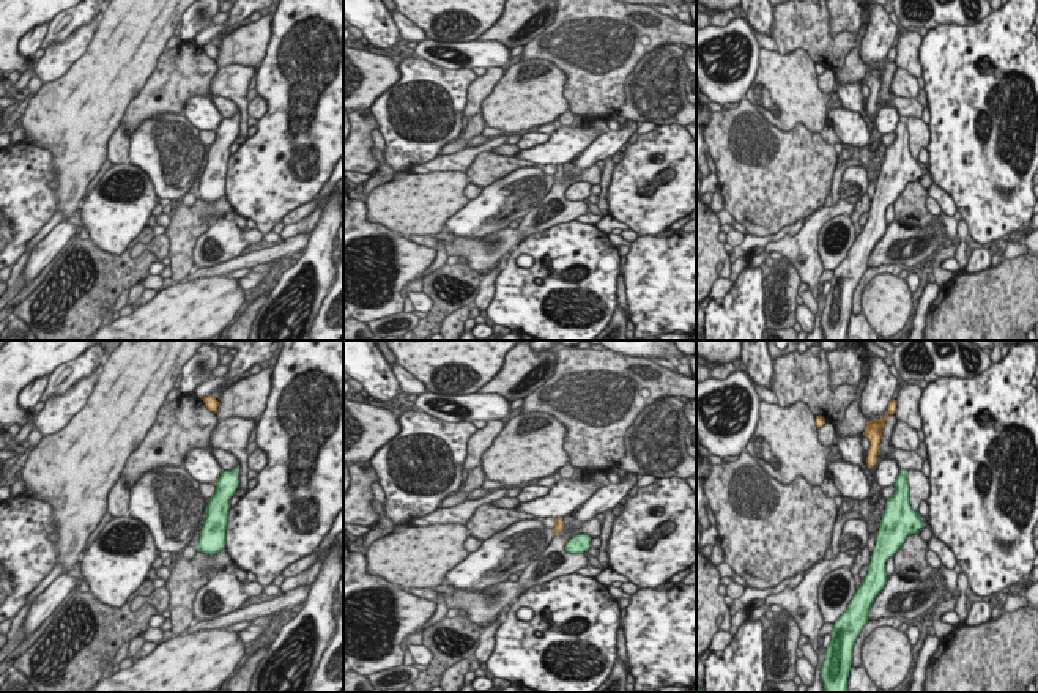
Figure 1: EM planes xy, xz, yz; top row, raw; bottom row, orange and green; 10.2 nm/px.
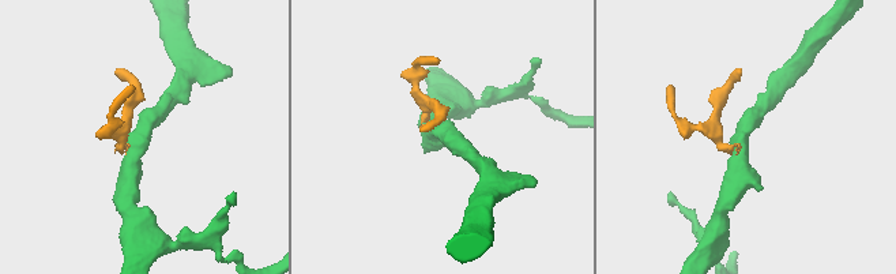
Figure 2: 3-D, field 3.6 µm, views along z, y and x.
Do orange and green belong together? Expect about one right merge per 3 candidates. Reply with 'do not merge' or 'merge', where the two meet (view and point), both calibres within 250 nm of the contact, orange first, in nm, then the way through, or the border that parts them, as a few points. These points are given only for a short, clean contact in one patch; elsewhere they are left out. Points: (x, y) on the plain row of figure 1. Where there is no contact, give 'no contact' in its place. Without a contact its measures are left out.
do not merge; meets orange in xz at (566, 189); 30 nm thick on the orange side, 190 nm on the other; border along xz (567, 188), (564, 191)

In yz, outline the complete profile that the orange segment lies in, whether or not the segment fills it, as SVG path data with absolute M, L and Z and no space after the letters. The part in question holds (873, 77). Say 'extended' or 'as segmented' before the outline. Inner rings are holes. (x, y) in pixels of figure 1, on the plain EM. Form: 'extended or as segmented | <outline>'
as segmented | M890 47L885 63L880 66L868 68L865 72L863 82L871 88L871 93L868 96L868 104L866 104L868 115L873 115L877 109L879 90L882 87L882 77L884 77L887 63L893 61L895 58L896 58L896 47Z

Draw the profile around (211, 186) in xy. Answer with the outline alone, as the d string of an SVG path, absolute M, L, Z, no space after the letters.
M239 112L235 117L222 118L216 128L216 139L206 153L206 165L197 189L197 197L205 202L216 202L225 195L227 162L230 156L228 146L238 135L238 120Z

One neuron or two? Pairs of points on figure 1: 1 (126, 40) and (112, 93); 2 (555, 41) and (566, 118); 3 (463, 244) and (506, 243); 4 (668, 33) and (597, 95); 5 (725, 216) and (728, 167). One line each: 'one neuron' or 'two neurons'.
1: one neuron
2: two neurons
3: one neuron
4: one neuron
5: two neurons

